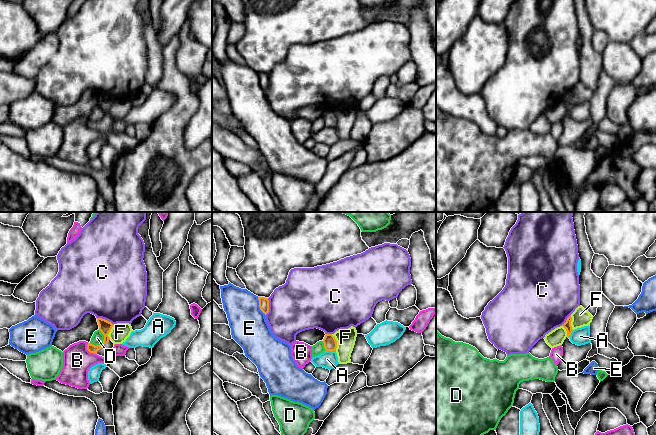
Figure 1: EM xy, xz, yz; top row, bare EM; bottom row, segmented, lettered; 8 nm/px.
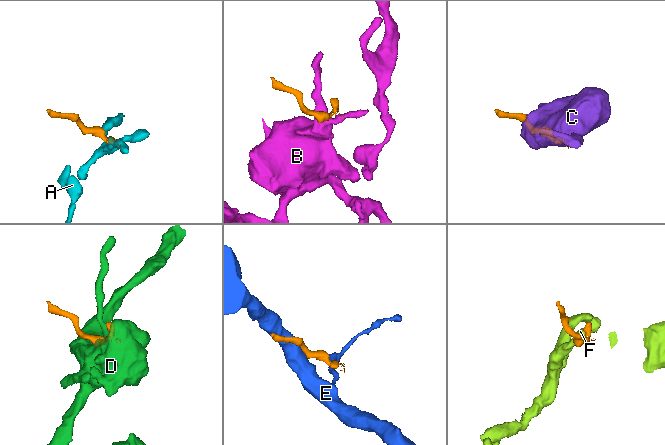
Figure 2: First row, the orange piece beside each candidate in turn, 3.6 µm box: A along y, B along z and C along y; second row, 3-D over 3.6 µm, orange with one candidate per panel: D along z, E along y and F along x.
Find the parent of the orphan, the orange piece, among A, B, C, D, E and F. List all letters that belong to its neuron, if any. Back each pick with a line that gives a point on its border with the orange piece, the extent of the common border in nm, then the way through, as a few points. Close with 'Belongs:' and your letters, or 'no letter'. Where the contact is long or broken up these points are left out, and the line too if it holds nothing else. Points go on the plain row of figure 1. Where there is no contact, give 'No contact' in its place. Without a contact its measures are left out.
Belongs: no letter

